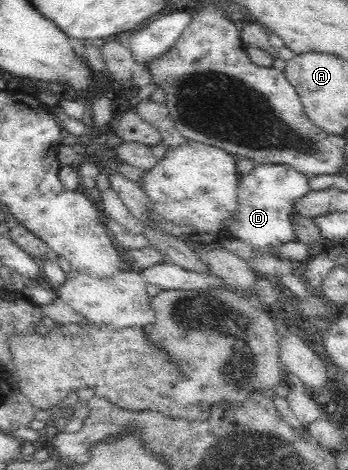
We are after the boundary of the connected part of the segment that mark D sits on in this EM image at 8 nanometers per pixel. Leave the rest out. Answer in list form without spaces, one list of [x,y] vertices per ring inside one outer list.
[[[259,164],[239,178],[237,185],[238,210],[237,213],[227,222],[227,230],[232,237],[243,240],[246,244],[255,248],[258,252],[264,251],[267,247],[279,247],[288,241],[295,241],[295,229],[290,223],[290,214],[297,214],[292,209],[292,200],[304,196],[310,191],[309,178],[296,171],[292,166],[285,164]]]

